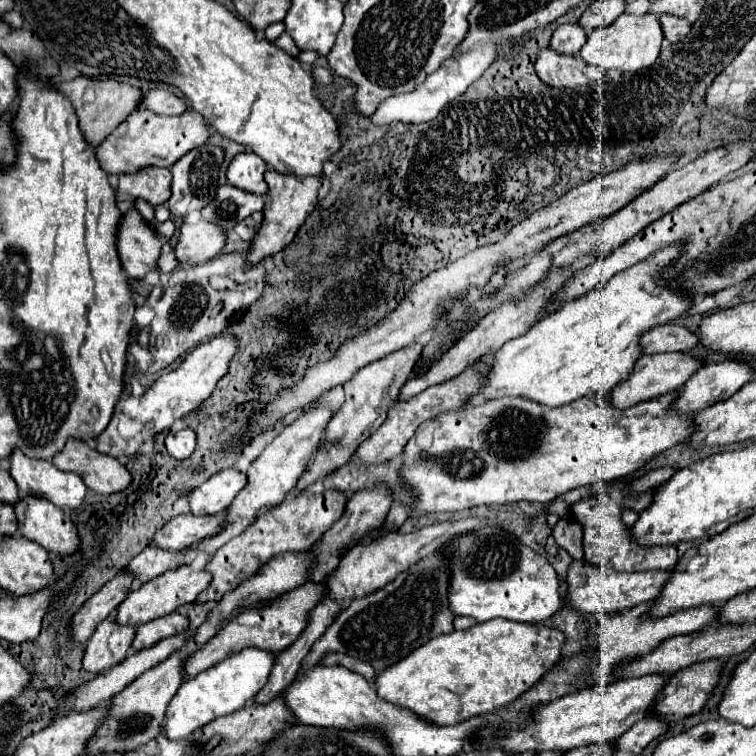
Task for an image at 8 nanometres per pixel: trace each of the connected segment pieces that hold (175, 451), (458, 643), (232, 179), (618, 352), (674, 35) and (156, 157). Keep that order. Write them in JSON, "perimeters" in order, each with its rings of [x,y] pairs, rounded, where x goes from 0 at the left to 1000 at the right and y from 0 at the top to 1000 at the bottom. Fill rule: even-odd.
{"perimeters":[[[[242,567],[234,573],[224,573],[218,581],[218,591],[226,604],[231,607],[247,607],[258,594],[258,570]]],[[[671,819],[631,824],[615,835],[573,843],[538,872],[496,896],[499,919],[520,933],[544,938],[573,959],[607,959],[628,946],[655,943],[705,911],[729,885],[745,856],[745,837]]],[[[316,202],[300,224],[300,242],[327,255],[351,258],[353,255],[353,242],[348,237],[351,226],[353,226],[351,213],[343,205]]],[[[880,327],[856,345],[819,361],[798,380],[747,401],[739,414],[710,425],[692,446],[671,451],[652,472],[636,520],[626,522],[615,536],[639,533],[655,525],[697,525],[724,538],[742,538],[792,517],[800,522],[803,515],[829,501],[835,493],[848,470],[843,456],[848,438],[885,427],[911,409],[914,398],[882,382],[872,366],[872,358],[888,351],[893,340],[898,340],[898,327]]],[[[874,20],[874,36],[877,36],[877,44],[880,44],[880,52],[885,57],[898,57],[903,54],[903,49],[909,49],[911,44],[911,30],[909,25],[901,25],[901,22],[890,22],[890,20]]],[[[179,144],[163,165],[155,171],[128,194],[128,213],[139,224],[142,231],[160,231],[160,229],[181,229],[189,218],[205,221],[226,221],[234,210],[239,210],[253,197],[269,192],[276,176],[271,168],[271,157],[258,147],[245,147],[234,155],[216,155],[205,152],[194,144]]]]}

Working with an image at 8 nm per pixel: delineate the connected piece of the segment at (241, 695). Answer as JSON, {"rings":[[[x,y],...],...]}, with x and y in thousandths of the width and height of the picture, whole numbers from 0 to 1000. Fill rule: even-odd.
{"rings":[[[321,858],[319,864],[306,866],[298,874],[282,880],[279,885],[245,898],[221,935],[218,972],[224,978],[250,978],[261,964],[266,964],[276,954],[316,940],[353,903],[361,872],[364,866],[356,861]]]}

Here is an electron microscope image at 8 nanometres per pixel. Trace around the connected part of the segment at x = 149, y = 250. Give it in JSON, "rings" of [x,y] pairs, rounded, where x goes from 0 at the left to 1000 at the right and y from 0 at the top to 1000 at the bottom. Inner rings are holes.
{"rings":[[[171,276],[163,282],[155,300],[155,335],[160,351],[173,369],[189,369],[192,361],[208,356],[216,313],[189,292],[184,279]]]}

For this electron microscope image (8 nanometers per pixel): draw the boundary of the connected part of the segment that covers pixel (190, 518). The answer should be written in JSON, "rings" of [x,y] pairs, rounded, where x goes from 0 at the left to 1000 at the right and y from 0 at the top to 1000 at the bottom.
{"rings":[[[253,679],[247,681],[234,681],[224,687],[205,708],[202,718],[208,726],[218,729],[242,729],[253,718],[261,718],[266,713],[276,713],[292,702],[295,694],[295,681],[271,681],[271,684],[258,684]]]}

